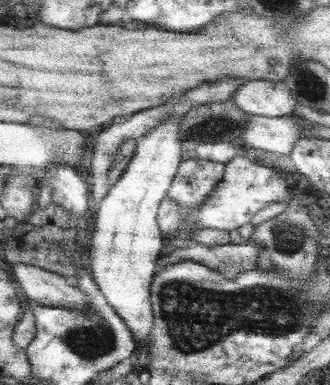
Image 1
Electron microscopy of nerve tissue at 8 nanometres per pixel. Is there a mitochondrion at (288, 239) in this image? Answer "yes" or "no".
yes

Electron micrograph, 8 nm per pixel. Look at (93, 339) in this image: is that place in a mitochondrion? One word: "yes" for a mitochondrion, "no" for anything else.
yes

